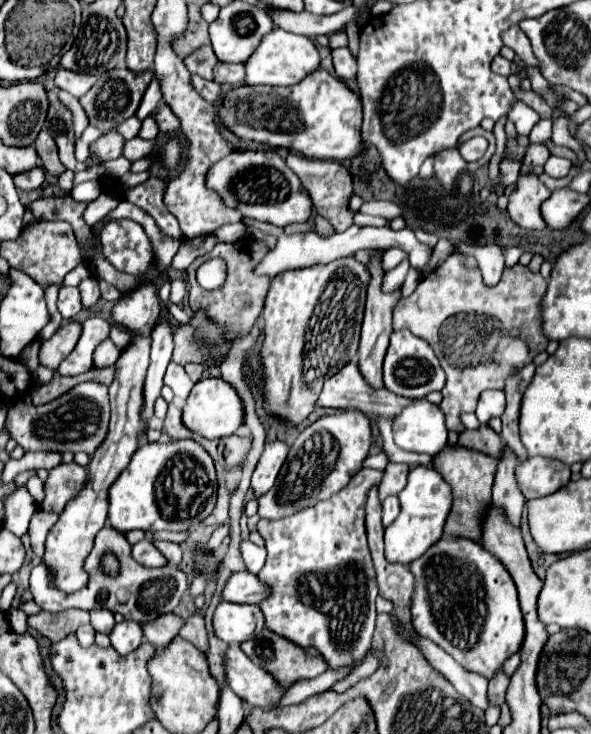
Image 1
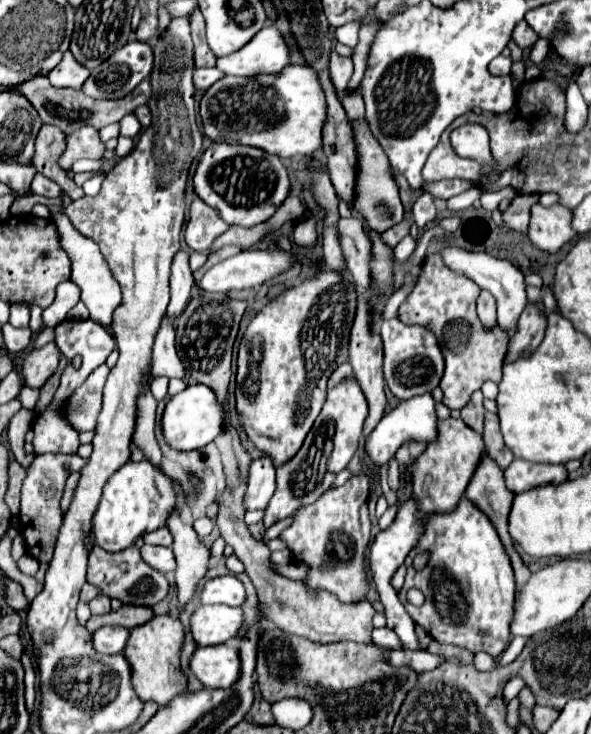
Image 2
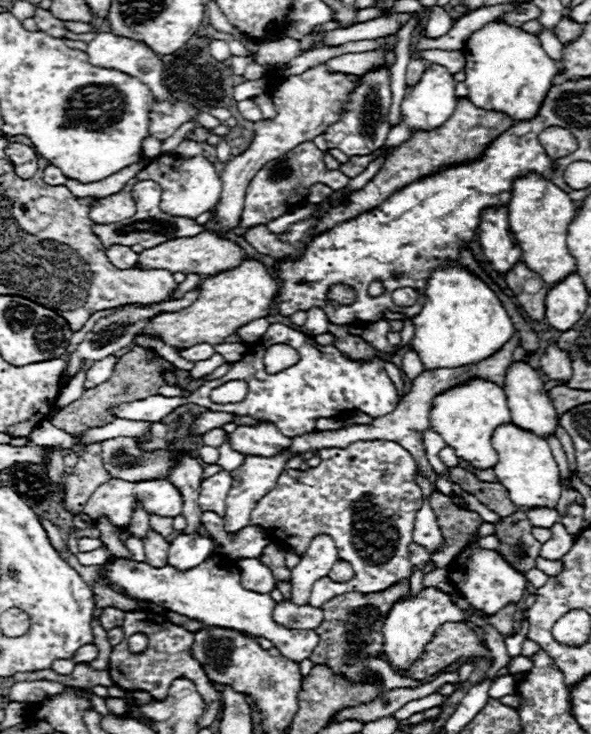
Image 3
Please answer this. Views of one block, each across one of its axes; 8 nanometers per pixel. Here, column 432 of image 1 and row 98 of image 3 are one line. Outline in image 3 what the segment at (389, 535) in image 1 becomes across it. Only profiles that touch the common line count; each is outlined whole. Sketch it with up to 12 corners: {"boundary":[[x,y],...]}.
{"boundary":[[490,22],[466,40],[472,104],[534,118],[558,74],[536,36]]}

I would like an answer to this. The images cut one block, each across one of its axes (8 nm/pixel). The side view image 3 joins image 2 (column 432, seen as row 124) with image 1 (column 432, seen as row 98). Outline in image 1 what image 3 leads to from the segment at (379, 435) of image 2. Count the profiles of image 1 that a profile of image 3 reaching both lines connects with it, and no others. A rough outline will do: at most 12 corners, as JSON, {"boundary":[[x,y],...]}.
{"boundary":[[426,398],[412,400],[392,430],[398,448],[442,452],[444,414]]}

